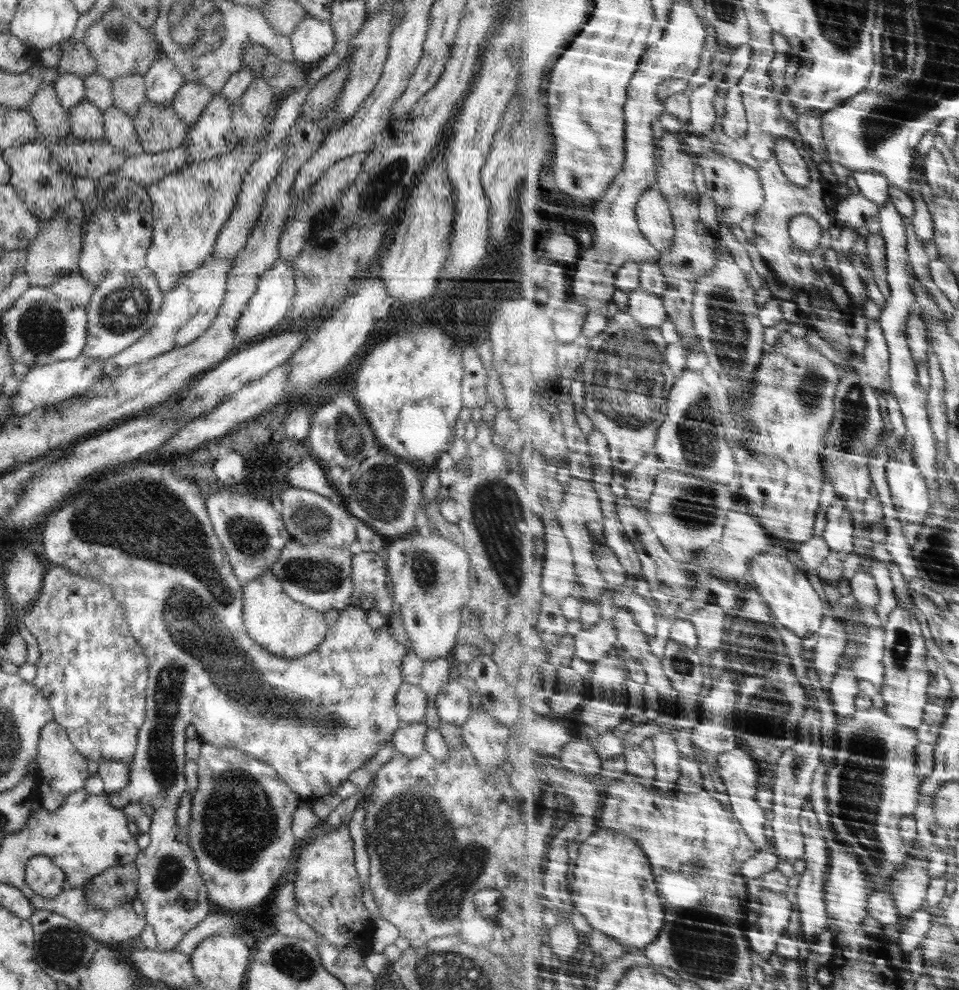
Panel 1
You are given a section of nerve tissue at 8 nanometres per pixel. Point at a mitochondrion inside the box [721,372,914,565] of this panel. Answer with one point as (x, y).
(854, 427)

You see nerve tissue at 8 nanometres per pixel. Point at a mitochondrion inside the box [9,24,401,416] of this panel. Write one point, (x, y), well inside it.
(42, 327)

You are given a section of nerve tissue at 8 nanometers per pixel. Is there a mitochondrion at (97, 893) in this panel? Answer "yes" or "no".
yes

